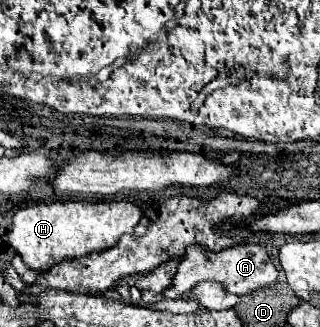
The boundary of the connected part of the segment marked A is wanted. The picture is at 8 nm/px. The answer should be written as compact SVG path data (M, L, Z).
M238 244L220 252L206 252L198 246L190 246L188 254L184 256L184 262L180 262L176 276L172 278L172 284L162 292L164 300L184 300L188 292L202 280L212 280L224 286L226 292L242 296L252 290L258 290L262 286L272 286L278 278L278 270L268 258L266 250L258 244Z

